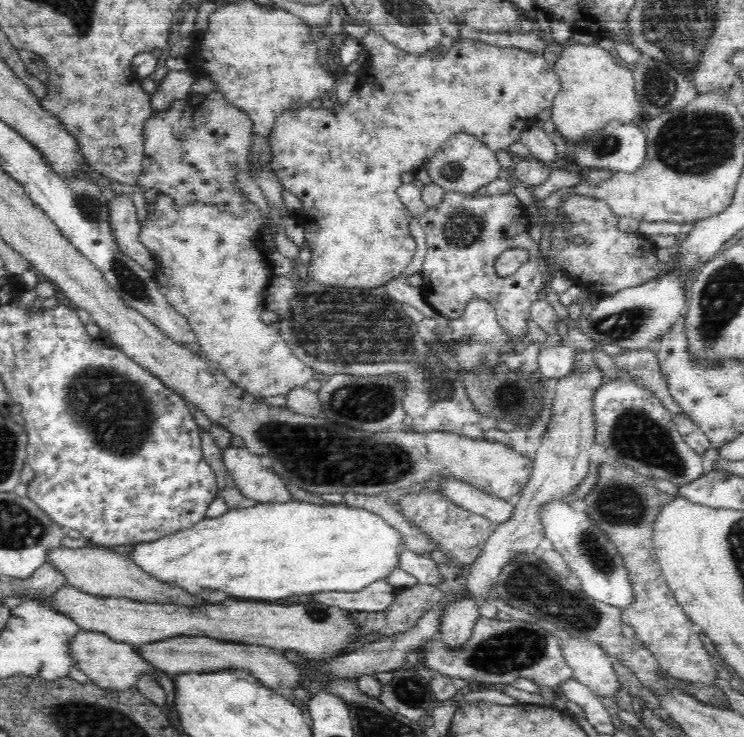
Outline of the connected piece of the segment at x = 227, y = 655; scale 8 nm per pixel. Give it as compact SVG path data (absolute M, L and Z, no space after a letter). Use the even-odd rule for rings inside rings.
M178 635L145 645L135 646L135 651L149 664L162 674L171 677L188 672L212 672L214 670L246 670L264 687L276 689L282 687L294 688L302 678L302 668L294 666L283 657L282 651L270 647L222 641L206 636Z

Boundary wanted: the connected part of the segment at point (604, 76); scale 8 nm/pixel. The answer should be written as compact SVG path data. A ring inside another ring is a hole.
M576 44L561 52L553 69L561 82L560 92L552 104L555 130L570 144L580 144L589 135L596 135L610 120L628 123L641 121L641 104L634 94L635 78L630 70L616 64L610 53L596 46Z

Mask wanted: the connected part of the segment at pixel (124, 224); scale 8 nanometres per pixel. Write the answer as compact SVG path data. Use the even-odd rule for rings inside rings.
M115 195L108 204L108 211L110 211L112 235L120 253L134 260L146 271L154 273L155 258L140 241L140 224L132 196Z

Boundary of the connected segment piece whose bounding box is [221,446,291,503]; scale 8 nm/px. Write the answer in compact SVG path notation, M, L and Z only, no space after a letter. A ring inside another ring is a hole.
M226 447L221 451L226 470L240 492L258 503L283 503L291 500L287 481L260 465L260 455L246 447Z

